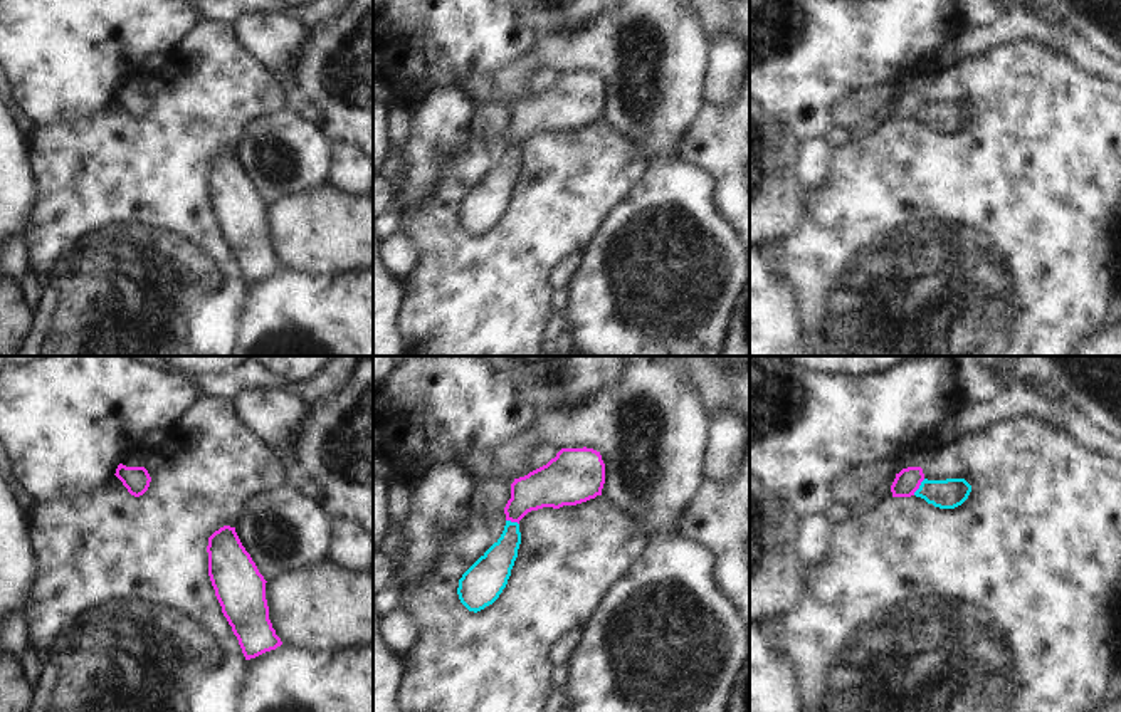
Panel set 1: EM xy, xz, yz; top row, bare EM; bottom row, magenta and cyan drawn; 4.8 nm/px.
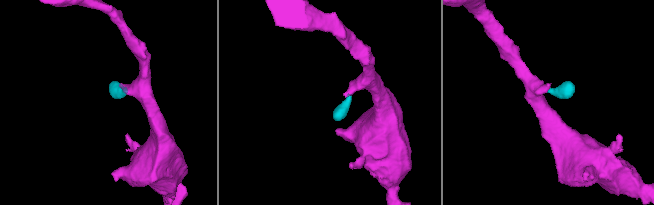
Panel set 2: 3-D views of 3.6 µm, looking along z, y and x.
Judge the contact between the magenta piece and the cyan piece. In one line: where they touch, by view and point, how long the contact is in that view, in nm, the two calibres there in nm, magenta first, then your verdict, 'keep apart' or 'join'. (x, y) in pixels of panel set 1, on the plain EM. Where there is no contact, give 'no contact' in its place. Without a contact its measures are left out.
meets magenta in yz at (918, 111); contact 100 nm long; 120 nm thick on the magenta side, 140 nm on the other; join

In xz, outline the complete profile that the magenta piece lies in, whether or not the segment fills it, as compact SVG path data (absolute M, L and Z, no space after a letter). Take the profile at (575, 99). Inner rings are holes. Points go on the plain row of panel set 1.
M561 72L546 89L514 102L501 161L462 198L457 218L469 235L492 228L508 208L521 168L519 144L531 134L576 129L602 119L605 87L593 72Z

